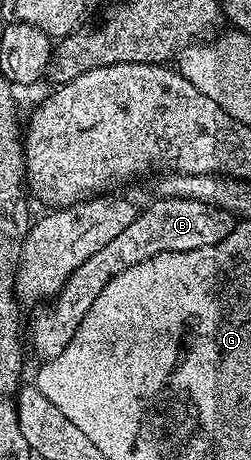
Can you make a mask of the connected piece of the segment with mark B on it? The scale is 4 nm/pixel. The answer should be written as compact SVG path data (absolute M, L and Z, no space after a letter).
M158 197L150 200L146 209L138 212L135 223L115 235L107 247L95 251L83 267L79 267L67 279L67 283L57 292L57 296L38 304L32 310L33 322L27 325L27 341L33 344L33 349L42 357L42 362L48 363L67 347L71 341L71 335L79 331L79 323L83 323L83 315L91 311L91 303L99 299L99 291L115 279L127 267L135 267L155 255L164 253L182 253L183 251L195 251L203 247L219 245L227 235L231 235L235 228L234 214L225 209L215 207L211 203L205 203L199 199L179 199L178 197Z

